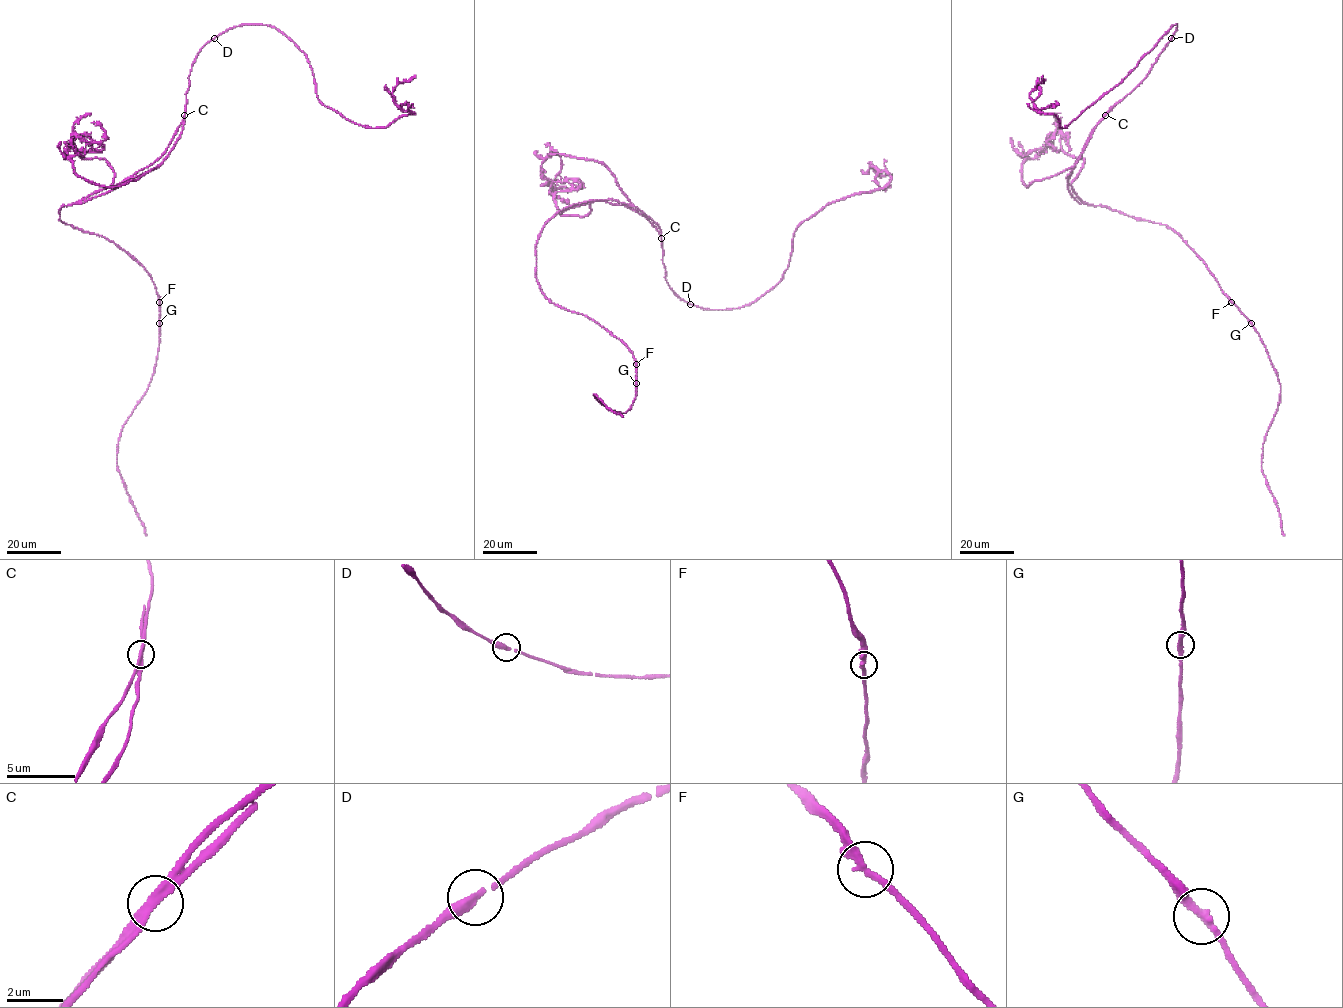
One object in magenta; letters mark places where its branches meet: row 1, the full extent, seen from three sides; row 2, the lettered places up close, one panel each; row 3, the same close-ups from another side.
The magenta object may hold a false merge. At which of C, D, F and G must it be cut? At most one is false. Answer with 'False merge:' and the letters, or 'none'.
False merge: C

